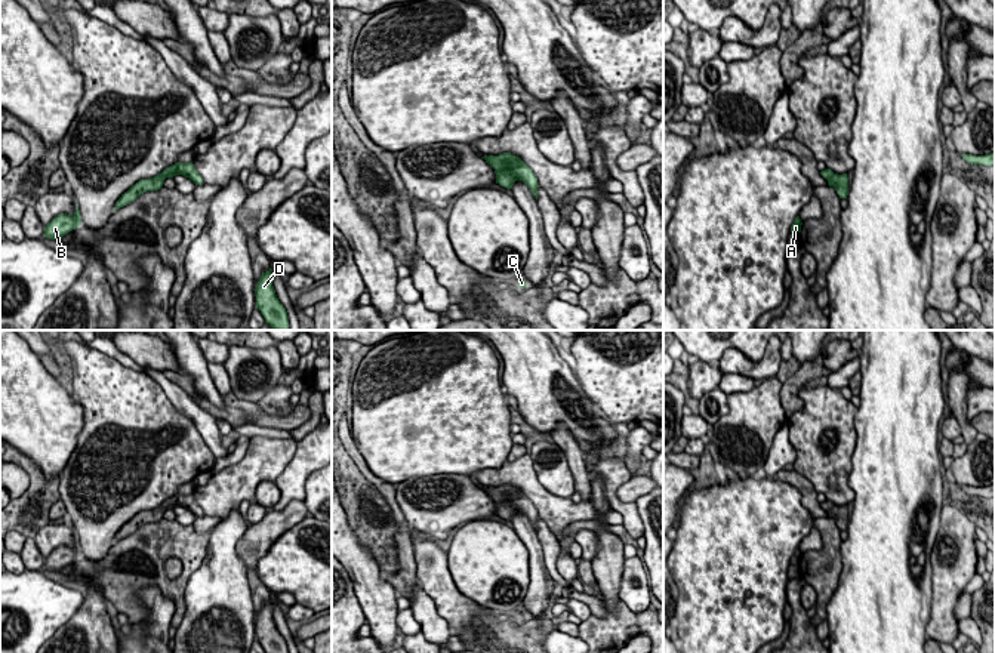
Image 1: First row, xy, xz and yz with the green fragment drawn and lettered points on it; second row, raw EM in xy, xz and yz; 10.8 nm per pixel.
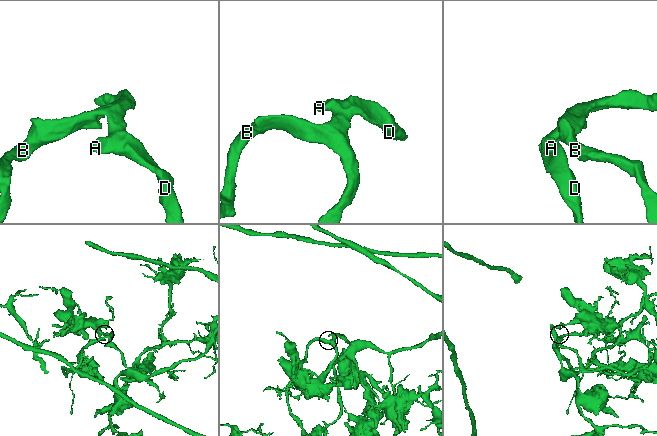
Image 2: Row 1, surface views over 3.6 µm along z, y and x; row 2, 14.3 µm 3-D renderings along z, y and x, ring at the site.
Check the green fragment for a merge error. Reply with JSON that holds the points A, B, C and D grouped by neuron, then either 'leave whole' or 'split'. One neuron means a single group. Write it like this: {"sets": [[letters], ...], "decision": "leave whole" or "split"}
{"sets": [["A", "B", "C", "D"]], "decision": "leave whole"}

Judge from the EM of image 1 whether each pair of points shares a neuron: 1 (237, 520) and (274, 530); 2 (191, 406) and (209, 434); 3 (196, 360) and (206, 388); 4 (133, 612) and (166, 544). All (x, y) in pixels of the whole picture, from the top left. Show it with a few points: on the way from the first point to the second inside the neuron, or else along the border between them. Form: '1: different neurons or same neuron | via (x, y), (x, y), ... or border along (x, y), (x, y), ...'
1: different neurons | border along (249, 524), (236, 548), (240, 558)
2: same neuron | via (196, 413), (208, 427)
3: same neuron | via (196, 367), (202, 381)
4: same neuron | via (133, 593), (145, 579), (159, 575), (159, 563)

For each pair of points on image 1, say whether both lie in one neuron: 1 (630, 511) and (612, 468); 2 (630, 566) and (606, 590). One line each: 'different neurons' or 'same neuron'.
1: same neuron
2: different neurons

